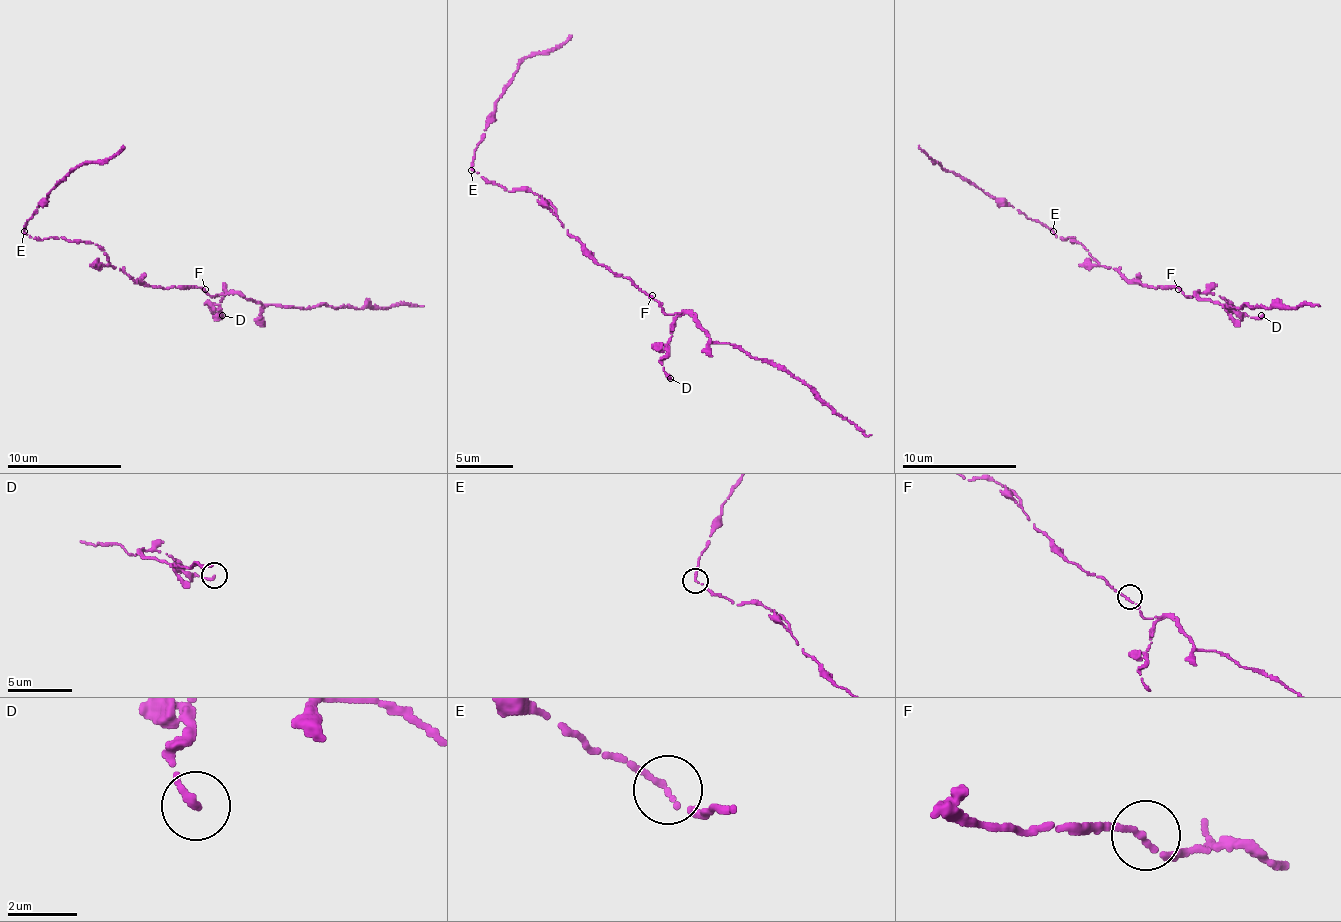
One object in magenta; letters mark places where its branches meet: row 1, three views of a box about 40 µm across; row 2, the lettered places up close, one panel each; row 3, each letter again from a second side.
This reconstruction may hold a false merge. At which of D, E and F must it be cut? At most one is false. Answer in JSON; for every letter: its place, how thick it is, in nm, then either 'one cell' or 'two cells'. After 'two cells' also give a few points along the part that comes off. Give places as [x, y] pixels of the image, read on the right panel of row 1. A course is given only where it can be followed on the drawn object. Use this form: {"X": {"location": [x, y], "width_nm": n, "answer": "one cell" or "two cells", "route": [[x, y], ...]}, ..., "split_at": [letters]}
{"D": {"location": [1261, 315], "width_nm": 260, "answer": "one cell"}, "E": {"location": [1053, 231], "width_nm": 160, "answer": "two cells", "route": [[1052, 232], [1009, 203], [1001, 203], [949, 172], [918, 146]]}, "F": {"location": [1178, 289], "width_nm": 180, "answer": "one cell"}, "split_at": ["E"]}

